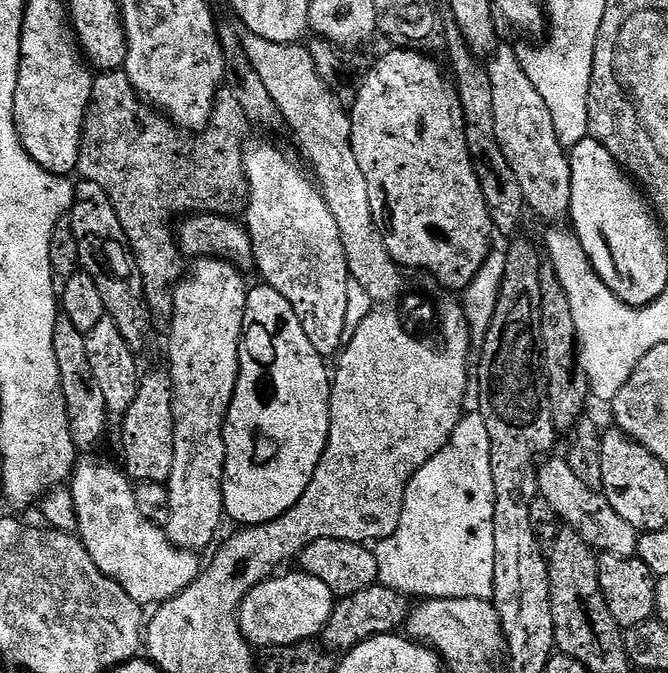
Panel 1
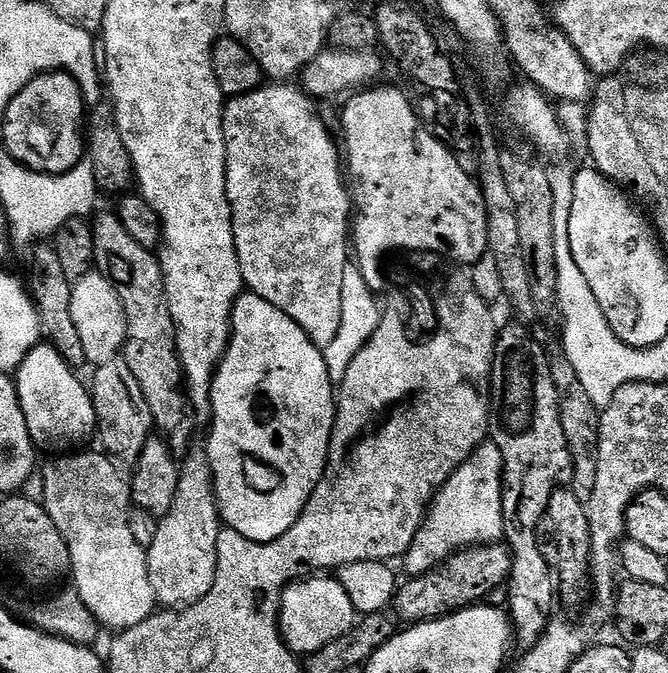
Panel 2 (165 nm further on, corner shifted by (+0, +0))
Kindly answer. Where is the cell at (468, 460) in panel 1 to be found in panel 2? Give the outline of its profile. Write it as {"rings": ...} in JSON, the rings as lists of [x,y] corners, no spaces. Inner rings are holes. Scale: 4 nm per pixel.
{"rings":[[[491,442],[481,444],[453,472],[451,478],[437,491],[420,533],[402,557],[402,563],[412,571],[413,577],[423,576],[462,548],[471,548],[474,544],[494,544],[505,539],[502,480],[500,484],[503,472],[506,472],[506,457],[501,445]]]}

